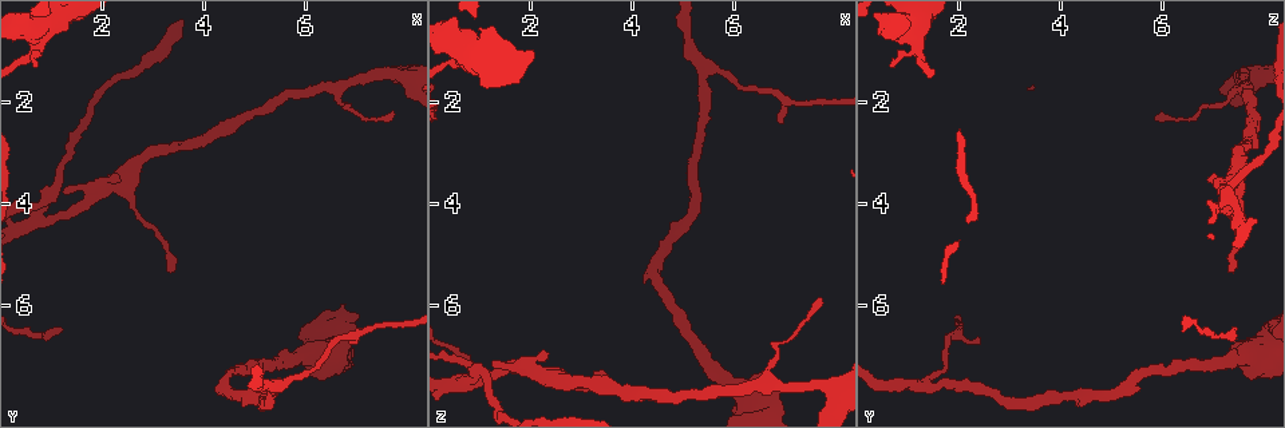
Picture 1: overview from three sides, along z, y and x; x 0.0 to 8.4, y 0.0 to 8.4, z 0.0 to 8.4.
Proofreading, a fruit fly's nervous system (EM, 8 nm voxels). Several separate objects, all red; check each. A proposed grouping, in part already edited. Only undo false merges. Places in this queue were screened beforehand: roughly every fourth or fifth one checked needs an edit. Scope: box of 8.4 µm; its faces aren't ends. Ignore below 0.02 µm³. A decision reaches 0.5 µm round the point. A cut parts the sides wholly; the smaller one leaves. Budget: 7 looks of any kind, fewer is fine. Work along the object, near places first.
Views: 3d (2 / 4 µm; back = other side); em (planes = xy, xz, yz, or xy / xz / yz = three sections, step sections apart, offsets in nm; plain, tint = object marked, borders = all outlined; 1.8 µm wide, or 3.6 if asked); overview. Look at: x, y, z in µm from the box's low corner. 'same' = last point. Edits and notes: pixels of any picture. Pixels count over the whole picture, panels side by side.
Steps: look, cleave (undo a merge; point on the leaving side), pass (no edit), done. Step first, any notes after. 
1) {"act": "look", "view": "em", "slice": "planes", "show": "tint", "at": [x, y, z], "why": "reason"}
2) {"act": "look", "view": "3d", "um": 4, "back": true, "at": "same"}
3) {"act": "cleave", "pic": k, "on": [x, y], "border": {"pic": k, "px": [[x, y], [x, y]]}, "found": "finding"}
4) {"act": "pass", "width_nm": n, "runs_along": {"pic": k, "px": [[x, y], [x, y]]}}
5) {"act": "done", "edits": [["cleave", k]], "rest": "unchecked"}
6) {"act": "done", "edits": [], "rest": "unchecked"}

{"act": "look", "view": "3d", "um": 4, "back": true, "at": [0.85, 4.30, 7.50], "why": "three arms meet"}

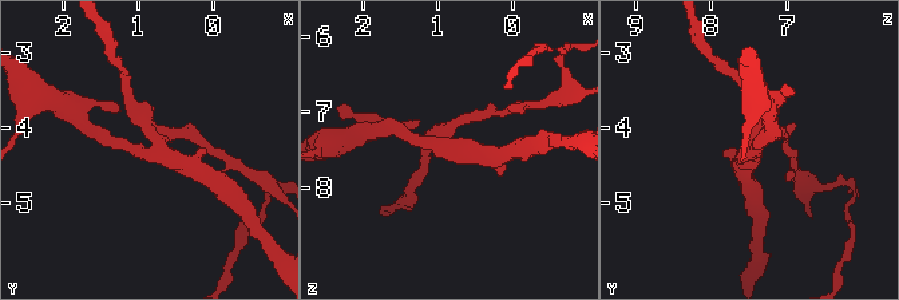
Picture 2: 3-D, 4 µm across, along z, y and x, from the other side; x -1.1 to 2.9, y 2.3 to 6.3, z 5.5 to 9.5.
{"act": "look", "view": "em", "slice": "planes", "show": "plain", "at": [0.80, 4.25, 7.45], "arms": 3}

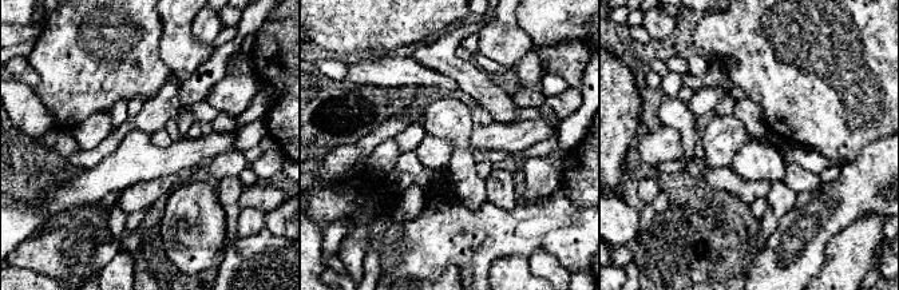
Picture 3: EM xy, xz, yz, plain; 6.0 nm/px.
{"act": "look", "view": "em", "slice": "planes", "show": "tint", "at": "same"}

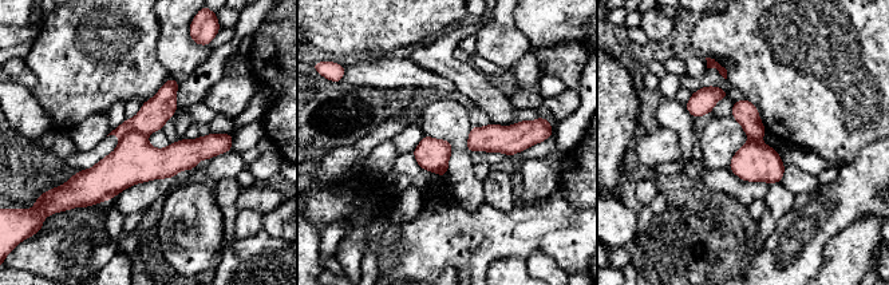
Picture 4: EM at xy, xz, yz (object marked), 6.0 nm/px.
{"act": "cleave", "pic": 4, "on": [154, 113], "width_nm": 200, "border": {"pic": 4, "px": [[146, 137], [129, 131], [119, 141]]}, "found": "a second cell is stuck on"}

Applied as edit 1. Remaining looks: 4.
{"act": "look", "view": "overview"}

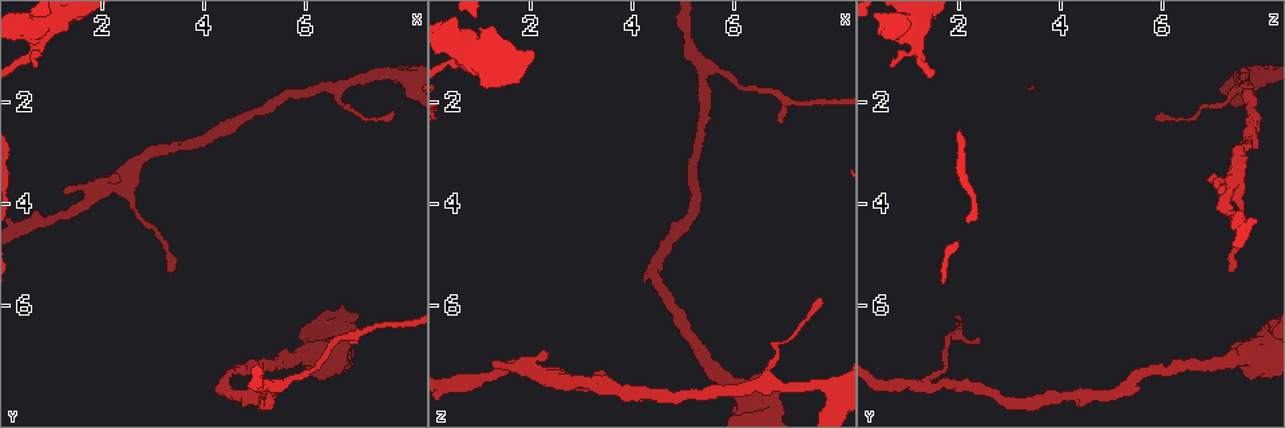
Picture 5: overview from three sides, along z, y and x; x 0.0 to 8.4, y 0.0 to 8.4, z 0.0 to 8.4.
{"act": "look", "view": "3d", "um": 4, "at": [0.80, 0.75, 1.15], "why": "thick turns thin"}

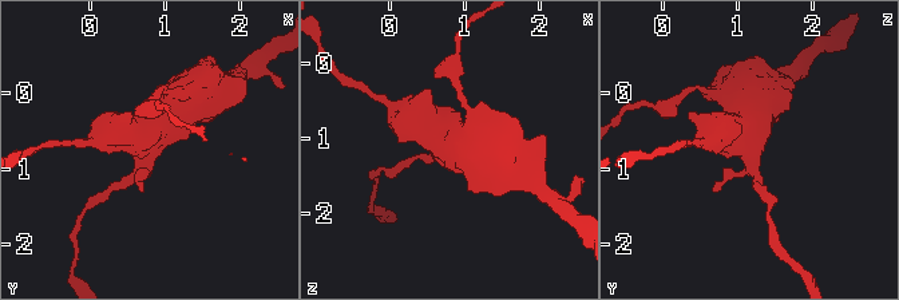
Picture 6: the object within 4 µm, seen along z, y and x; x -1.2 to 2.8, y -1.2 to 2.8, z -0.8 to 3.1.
{"act": "look", "view": "em", "um": 3.6, "slice": "planes", "show": "tint", "at": [0.75, 0.75, 1.15]}

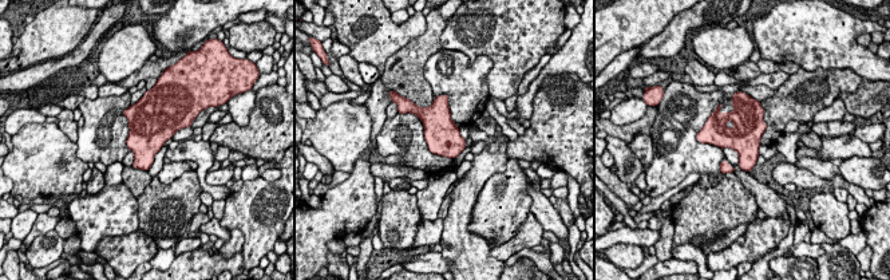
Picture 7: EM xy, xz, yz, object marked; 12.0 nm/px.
{"act": "pass", "width_nm": 420, "found": "one cell here"}

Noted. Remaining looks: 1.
{"act": "look", "view": "em", "slice": "planes", "show": "tint", "at": [5.50, 7.55, 1.40], "why": "branch point"}

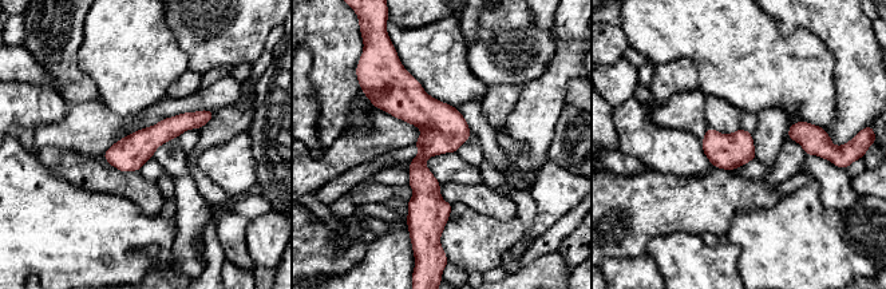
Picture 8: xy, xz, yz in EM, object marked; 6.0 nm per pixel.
{"act": "pass", "found": "one cell here"}

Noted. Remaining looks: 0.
{"act": "done", "edits": [["cleave", 4]], "rest": "unchecked"}

